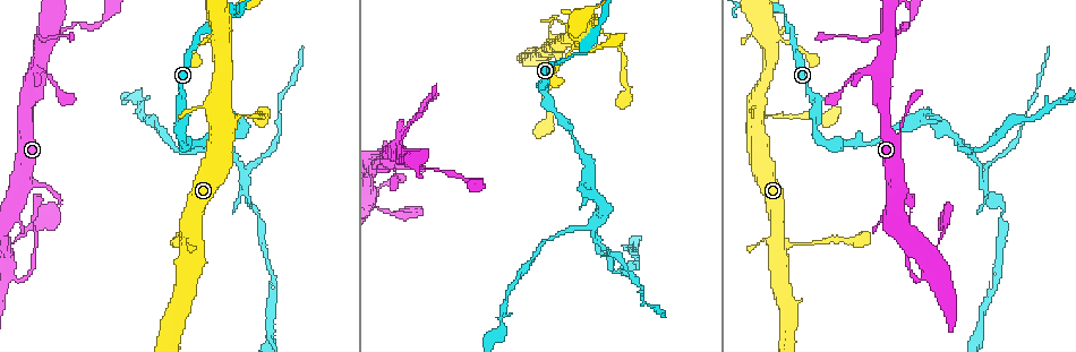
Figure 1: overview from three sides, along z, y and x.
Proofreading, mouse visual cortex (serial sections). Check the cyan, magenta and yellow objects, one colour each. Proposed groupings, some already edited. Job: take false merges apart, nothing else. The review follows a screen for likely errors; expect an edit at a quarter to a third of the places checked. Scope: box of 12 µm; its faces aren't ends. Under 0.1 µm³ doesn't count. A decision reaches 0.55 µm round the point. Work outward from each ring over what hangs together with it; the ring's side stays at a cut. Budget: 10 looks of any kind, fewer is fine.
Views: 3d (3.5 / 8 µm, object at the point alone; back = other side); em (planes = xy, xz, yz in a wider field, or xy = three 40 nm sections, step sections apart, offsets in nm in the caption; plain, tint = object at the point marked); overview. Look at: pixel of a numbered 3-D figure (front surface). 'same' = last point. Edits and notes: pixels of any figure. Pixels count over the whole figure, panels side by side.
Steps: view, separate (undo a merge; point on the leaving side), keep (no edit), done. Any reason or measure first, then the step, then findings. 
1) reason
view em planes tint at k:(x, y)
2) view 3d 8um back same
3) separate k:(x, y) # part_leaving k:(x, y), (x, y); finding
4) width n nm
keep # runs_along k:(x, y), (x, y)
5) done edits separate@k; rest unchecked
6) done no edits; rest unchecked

sharp bend
view 3d 8um at 1:(546, 86)

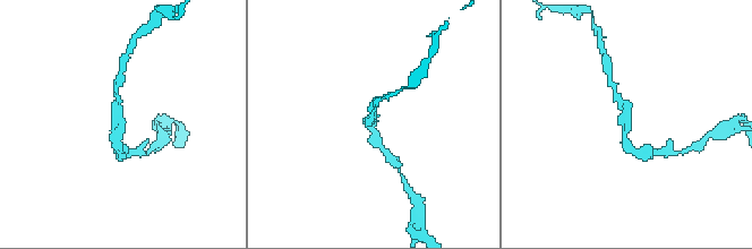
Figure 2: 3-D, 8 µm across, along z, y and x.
arm_widths 150, 200 nm; shape alone is not enough
view em xy step 1 tint at 2:(627, 130)

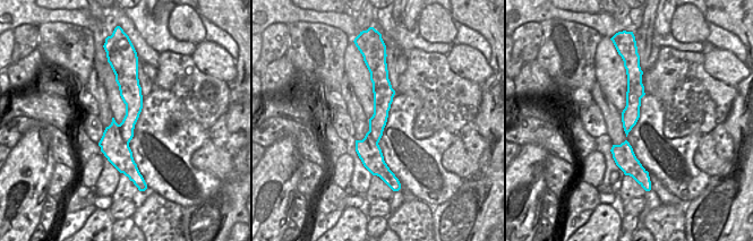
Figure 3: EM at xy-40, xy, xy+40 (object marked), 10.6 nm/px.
keep # runs_along 3:(118, 71), (131, 94), (122, 134), (131, 169); continuous, no second cell

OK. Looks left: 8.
narrows sharply
view 3d 3.5um at 1:(572, 137)

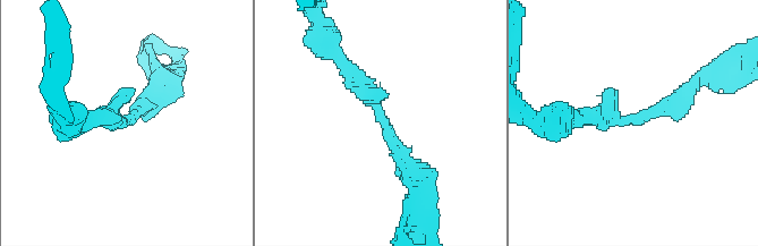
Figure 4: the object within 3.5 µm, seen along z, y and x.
view em xy step 2 tint at 4:(376, 114)

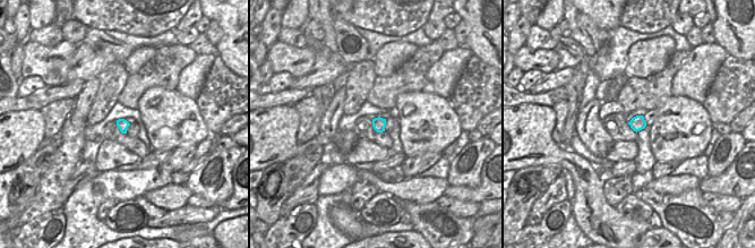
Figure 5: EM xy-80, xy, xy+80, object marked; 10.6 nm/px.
keep # runs_along 4:(335, 53), (376, 105), (408, 172); all the same cell

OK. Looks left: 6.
two arms at a narrow angle
view 3d 3.5um back at 1:(883, 62)

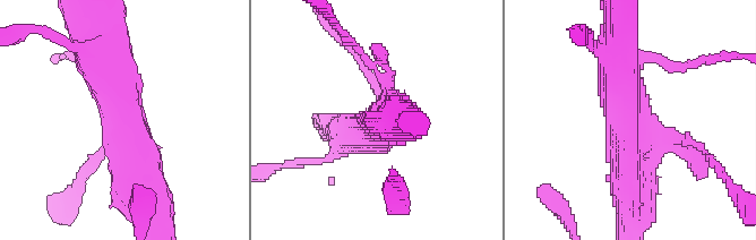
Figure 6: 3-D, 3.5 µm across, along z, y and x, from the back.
view em xy step 1 tint at 6:(626, 124)

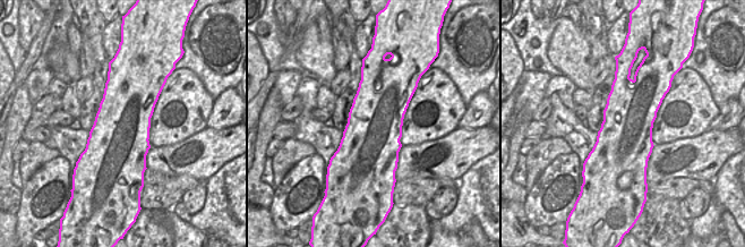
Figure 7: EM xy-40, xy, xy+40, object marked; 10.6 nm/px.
view em xy step 3 tint same

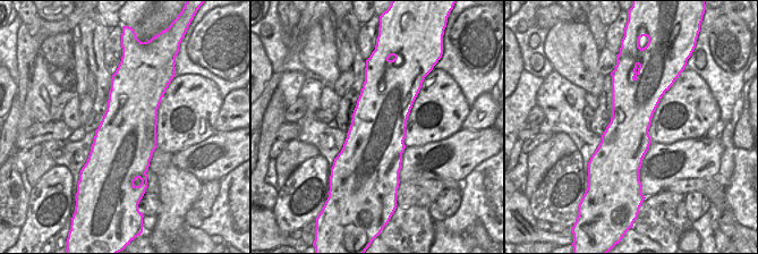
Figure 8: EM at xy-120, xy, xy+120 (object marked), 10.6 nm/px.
keep # runs_along 6:(153, 214), (125, 110), (101, 75); continuous, no second cell

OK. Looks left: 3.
sharp bend
view 3d 3.5um at 1:(922, 112)

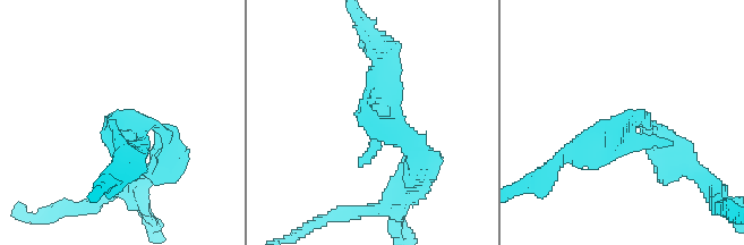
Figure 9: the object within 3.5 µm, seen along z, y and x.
view em planes tint at 9:(625, 120)

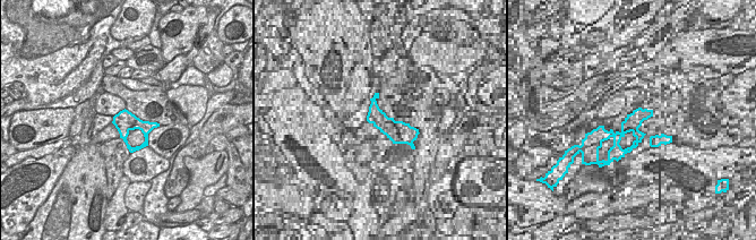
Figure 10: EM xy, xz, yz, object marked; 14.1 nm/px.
keep # runs_along 9:(379, 61), (365, 113), (425, 158); all the same cell

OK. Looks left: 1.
done no edits; rest unchecked

